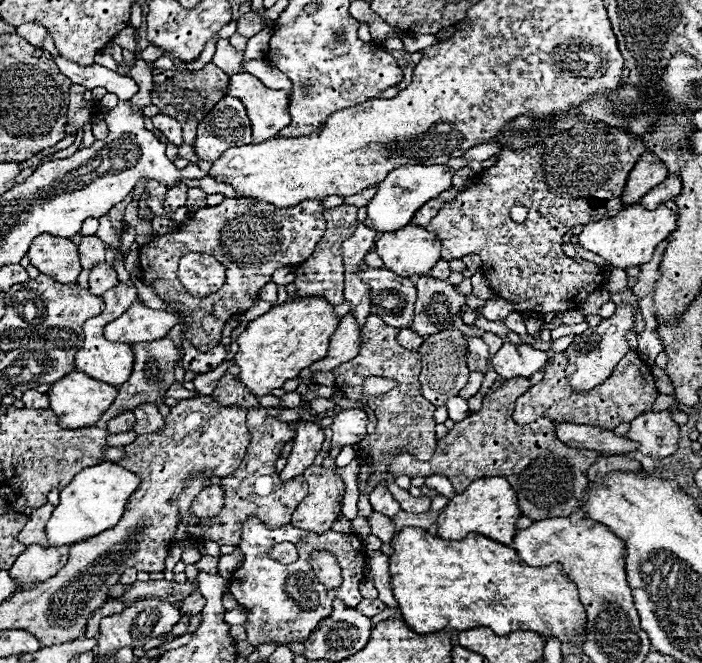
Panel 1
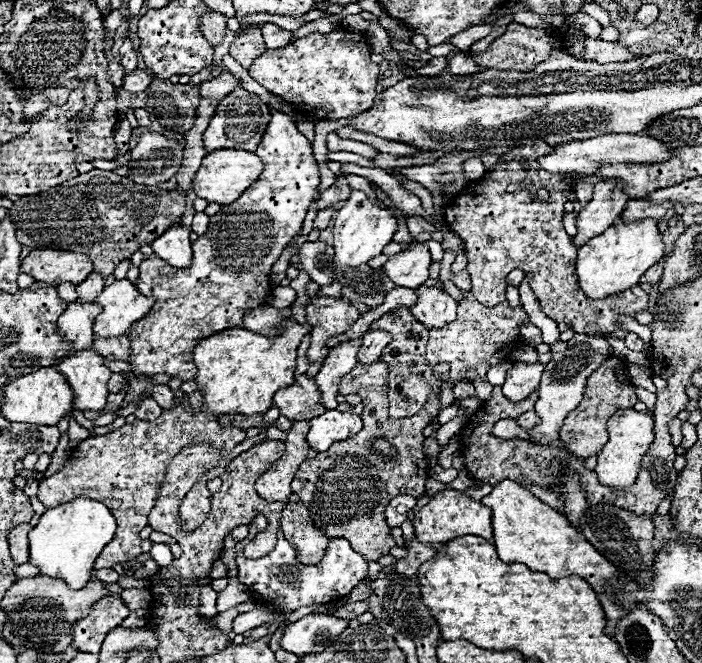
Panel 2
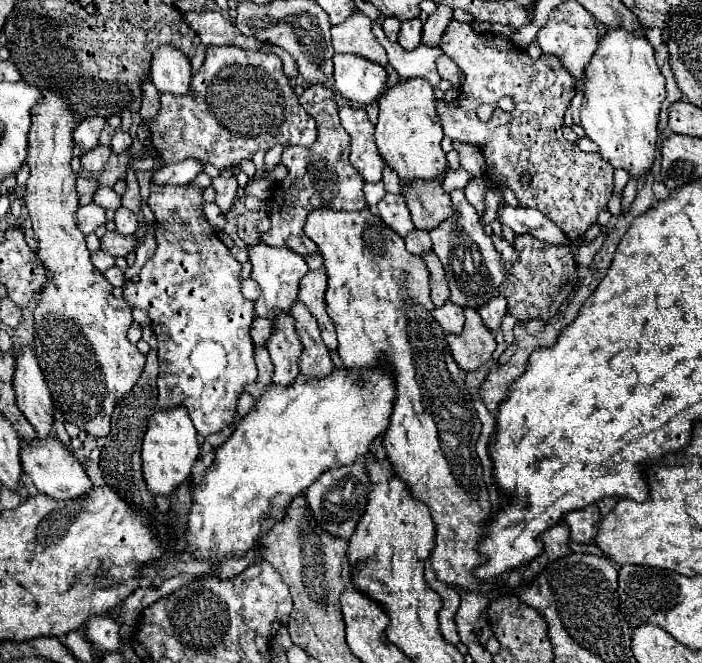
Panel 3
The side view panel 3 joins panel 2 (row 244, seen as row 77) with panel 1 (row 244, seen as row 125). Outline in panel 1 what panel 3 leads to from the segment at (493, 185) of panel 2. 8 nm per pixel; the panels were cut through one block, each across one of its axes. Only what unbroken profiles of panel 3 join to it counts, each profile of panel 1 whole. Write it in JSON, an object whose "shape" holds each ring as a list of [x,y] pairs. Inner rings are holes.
{"shape":[[[580,122],[576,124],[574,128],[570,130],[564,130],[562,134],[556,134],[556,136],[550,136],[550,138],[544,138],[540,144],[532,146],[532,148],[526,148],[522,152],[514,152],[514,150],[502,150],[498,154],[498,162],[490,168],[486,168],[478,178],[474,178],[466,188],[462,188],[458,192],[458,196],[450,202],[446,202],[440,212],[432,218],[432,222],[426,226],[428,232],[434,232],[438,236],[438,240],[442,242],[442,258],[444,260],[452,260],[452,258],[462,258],[466,254],[478,254],[482,258],[482,274],[484,278],[490,282],[494,294],[498,294],[500,298],[508,300],[508,302],[514,302],[516,304],[516,312],[534,312],[534,314],[560,314],[560,312],[568,312],[568,310],[578,310],[578,304],[582,304],[592,292],[596,292],[600,288],[600,282],[604,286],[604,270],[600,270],[594,262],[588,262],[588,260],[572,260],[564,254],[562,250],[562,236],[564,232],[568,232],[570,228],[574,228],[576,224],[588,224],[588,222],[596,222],[596,220],[602,220],[606,216],[614,216],[622,210],[622,202],[620,202],[620,196],[622,196],[622,190],[626,186],[626,180],[628,180],[628,174],[630,170],[634,168],[634,164],[638,162],[638,158],[642,156],[644,152],[644,142],[640,138],[632,138],[630,134],[626,134],[624,130],[620,128],[614,128],[614,126],[606,126],[602,122]],[[512,206],[524,206],[528,210],[528,216],[524,222],[516,224],[512,218],[510,218],[510,208]]]}

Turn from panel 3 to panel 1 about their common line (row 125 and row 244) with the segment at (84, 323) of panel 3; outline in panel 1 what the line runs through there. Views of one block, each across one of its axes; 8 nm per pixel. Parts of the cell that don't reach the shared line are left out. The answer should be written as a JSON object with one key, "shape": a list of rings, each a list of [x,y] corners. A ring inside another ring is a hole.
{"shape":[[[40,234],[34,238],[26,256],[30,258],[30,264],[36,266],[42,274],[62,284],[76,284],[76,278],[82,270],[78,260],[78,246],[68,238]]]}

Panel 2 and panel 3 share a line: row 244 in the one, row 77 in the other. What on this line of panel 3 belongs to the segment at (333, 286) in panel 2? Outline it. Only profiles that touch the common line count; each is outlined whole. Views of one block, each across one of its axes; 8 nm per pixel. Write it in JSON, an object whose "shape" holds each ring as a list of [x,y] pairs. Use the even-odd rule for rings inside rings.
{"shape":[[[334,54],[334,86],[346,98],[362,104],[378,100],[386,92],[386,70],[362,56]]]}

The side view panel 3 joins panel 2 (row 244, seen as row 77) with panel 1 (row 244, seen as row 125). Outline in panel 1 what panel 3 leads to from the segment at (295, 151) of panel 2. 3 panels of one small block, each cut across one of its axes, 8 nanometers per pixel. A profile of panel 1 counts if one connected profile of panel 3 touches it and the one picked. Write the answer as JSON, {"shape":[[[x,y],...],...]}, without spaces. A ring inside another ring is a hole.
{"shape":[[[224,198],[222,204],[218,206],[206,206],[196,210],[186,222],[182,222],[174,232],[170,234],[162,234],[156,236],[150,244],[142,246],[140,250],[140,268],[142,268],[142,278],[144,284],[150,286],[162,300],[166,302],[176,302],[176,304],[184,304],[190,314],[192,314],[192,322],[188,326],[188,330],[184,332],[184,338],[198,350],[208,350],[212,346],[218,344],[220,336],[222,336],[222,328],[224,324],[234,316],[234,314],[244,314],[258,298],[258,292],[264,284],[268,284],[272,280],[272,274],[278,268],[284,266],[298,266],[300,262],[304,262],[316,248],[318,240],[324,234],[326,228],[326,220],[324,220],[324,206],[322,200],[302,200],[296,206],[290,208],[276,208],[274,204],[262,202],[262,200],[254,200],[254,198]],[[190,252],[202,252],[202,254],[210,254],[214,256],[220,264],[226,266],[226,282],[224,286],[214,292],[208,294],[204,298],[200,296],[192,296],[178,280],[178,260]]]}

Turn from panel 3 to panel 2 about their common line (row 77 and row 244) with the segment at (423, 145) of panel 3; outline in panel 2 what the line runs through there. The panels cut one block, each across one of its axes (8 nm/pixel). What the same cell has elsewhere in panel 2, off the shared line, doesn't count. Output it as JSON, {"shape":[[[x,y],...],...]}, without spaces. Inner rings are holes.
{"shape":[[[412,246],[406,252],[394,254],[388,258],[388,262],[382,266],[382,272],[402,288],[416,290],[428,280],[428,268],[430,268],[430,252],[426,246]]]}

